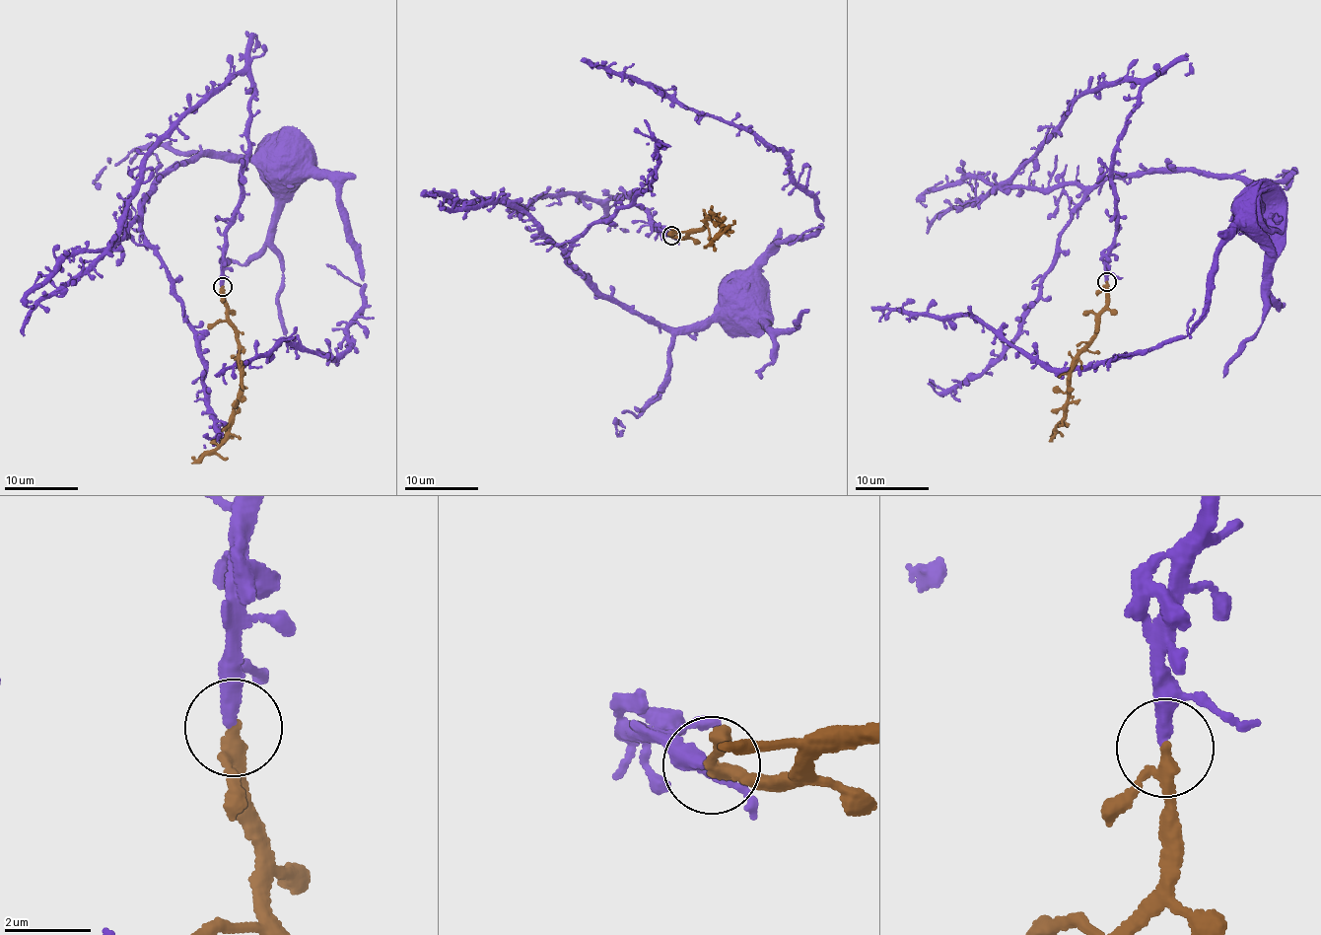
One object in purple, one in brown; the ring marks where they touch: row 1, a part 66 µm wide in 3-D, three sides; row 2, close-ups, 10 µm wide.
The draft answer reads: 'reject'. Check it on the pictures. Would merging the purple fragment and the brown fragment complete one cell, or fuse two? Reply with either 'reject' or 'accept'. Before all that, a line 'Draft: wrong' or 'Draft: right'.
Draft: wrong
accept

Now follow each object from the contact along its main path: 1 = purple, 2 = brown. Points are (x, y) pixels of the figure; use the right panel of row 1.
1: (1106, 282), (1127, 78), (1011, 183), (1256, 187), (1189, 338), (1046, 367), (971, 316), (871, 309)
2: (1106, 282), (1107, 307), (1100, 315), (1097, 332), (1073, 367), (1066, 413), (1053, 435), (1054, 430)

